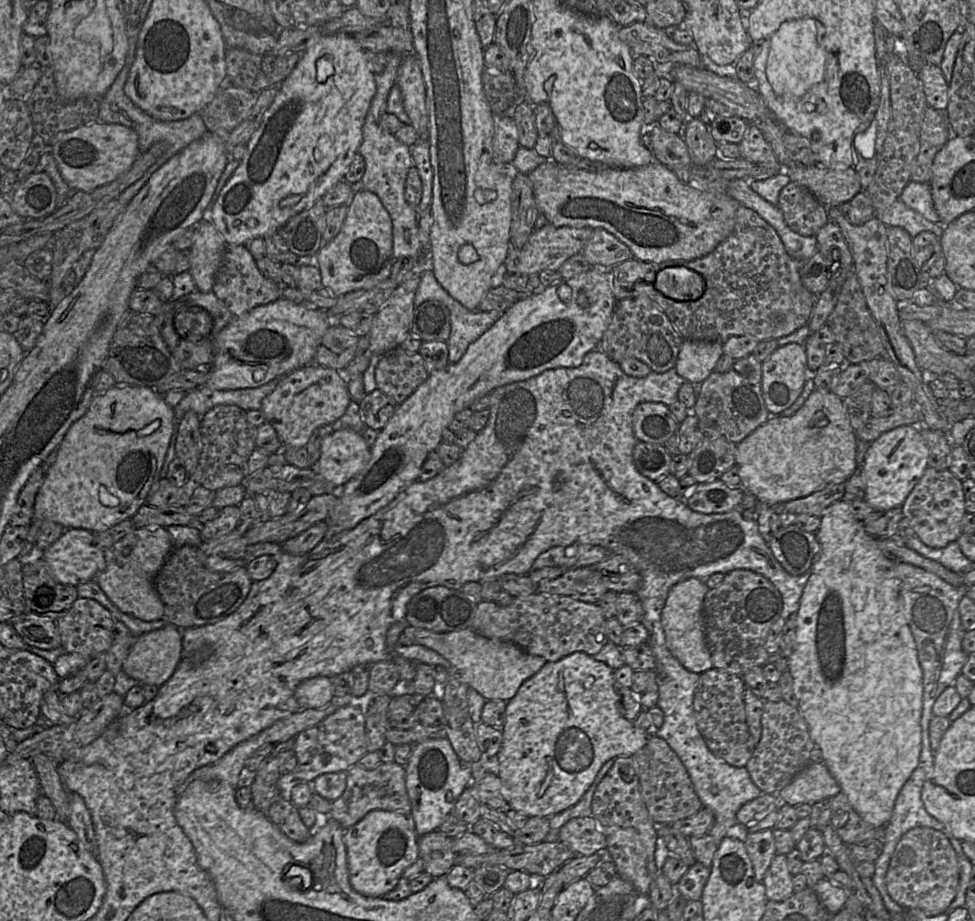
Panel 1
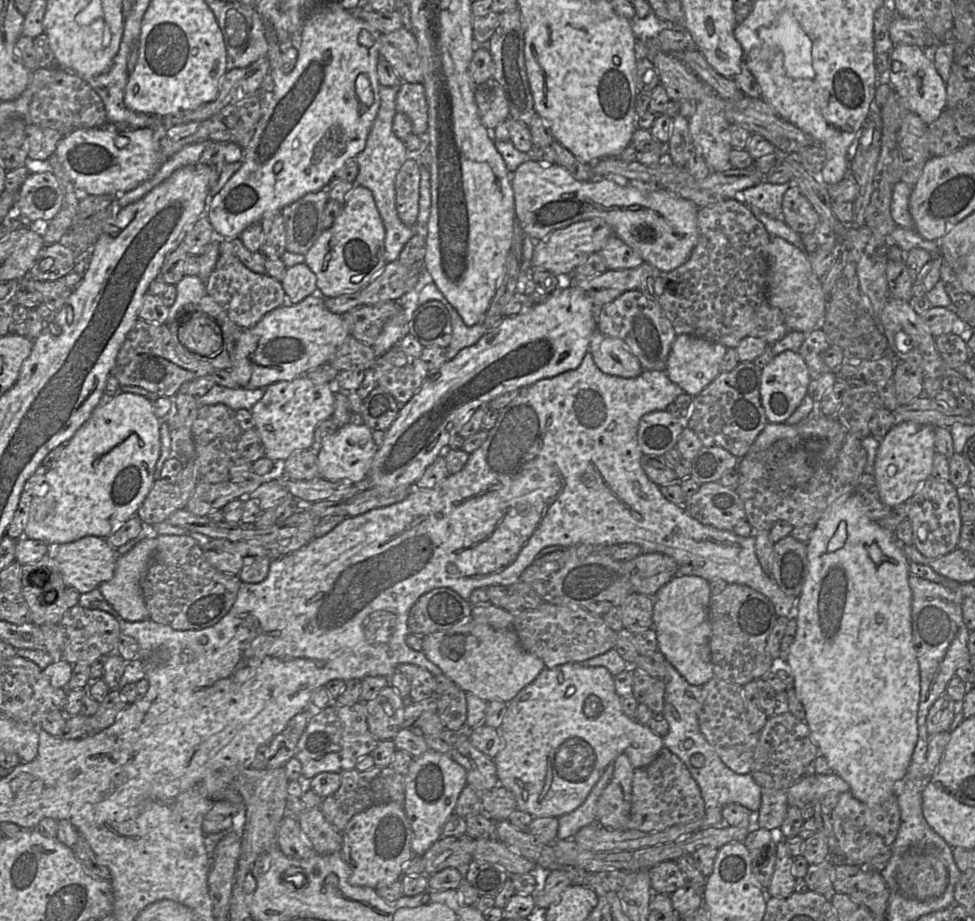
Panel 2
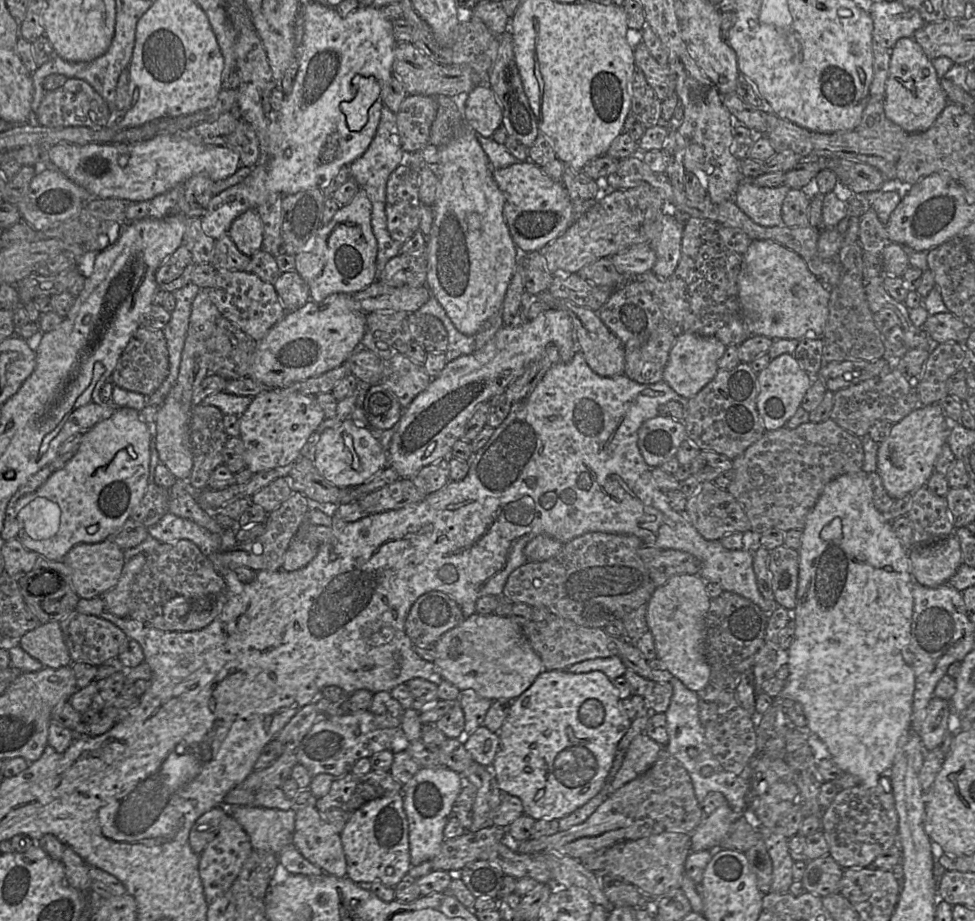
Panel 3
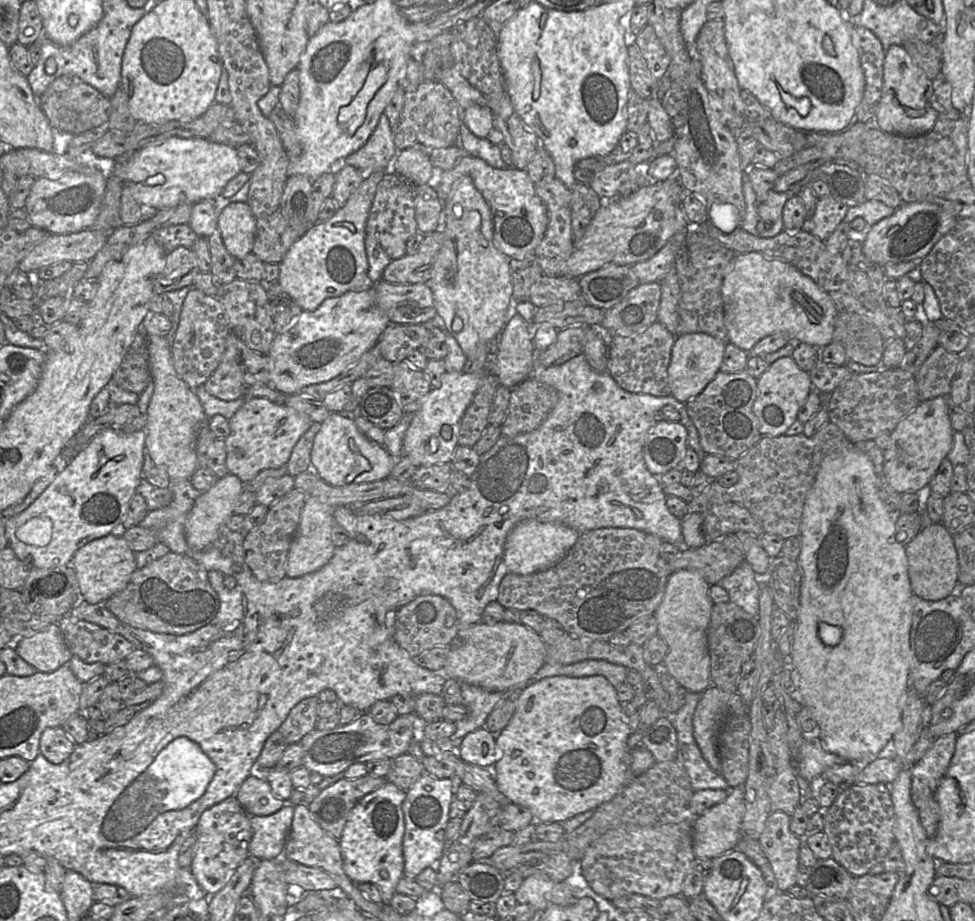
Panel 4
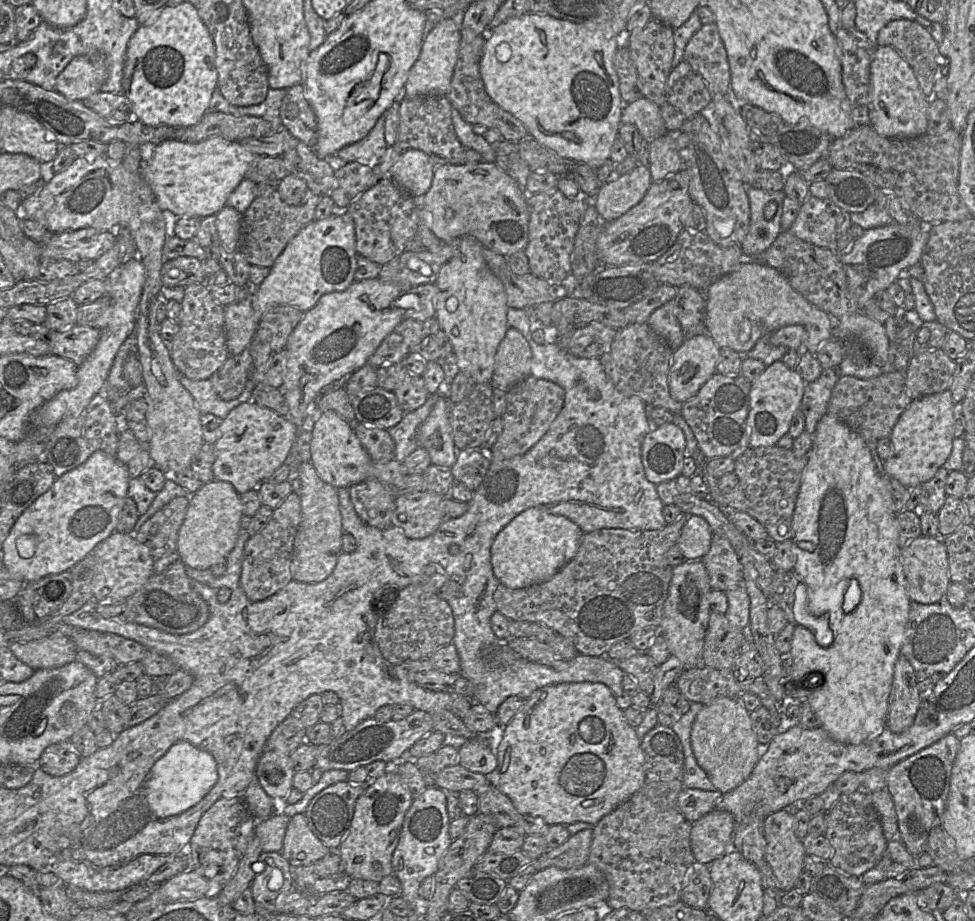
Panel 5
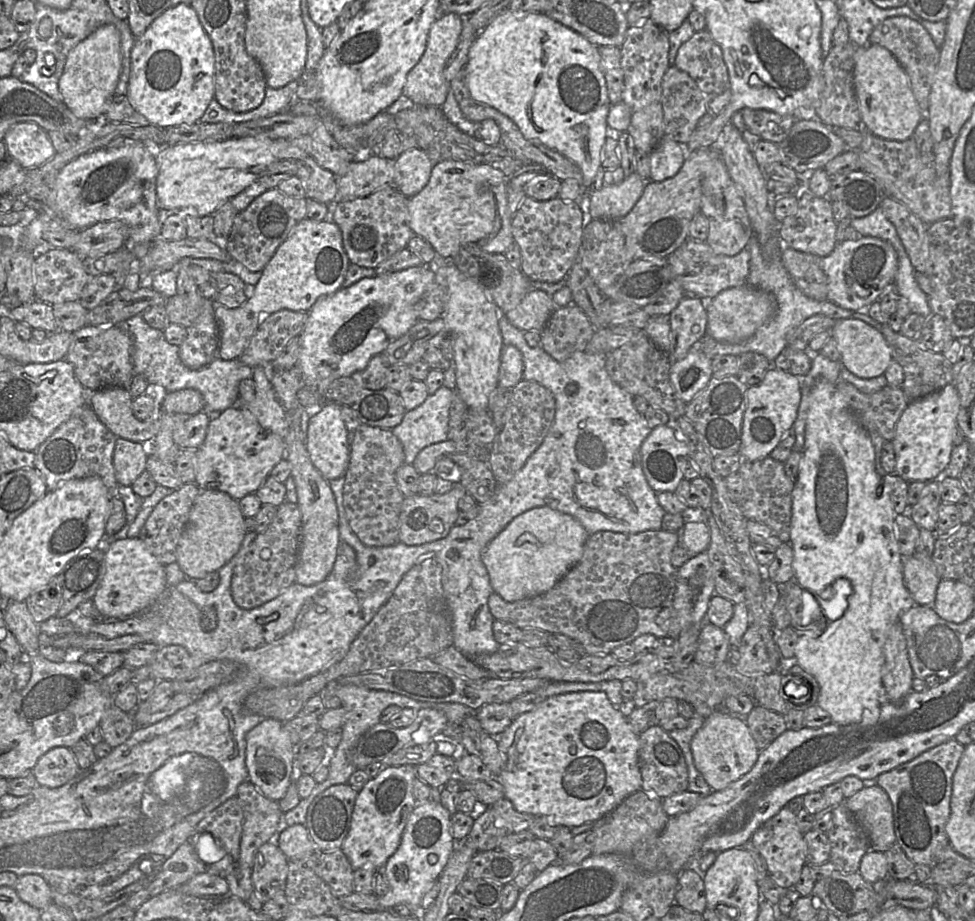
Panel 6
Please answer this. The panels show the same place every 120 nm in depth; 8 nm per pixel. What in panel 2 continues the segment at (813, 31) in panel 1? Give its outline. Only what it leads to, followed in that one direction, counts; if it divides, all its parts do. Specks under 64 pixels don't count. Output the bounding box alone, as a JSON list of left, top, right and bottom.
[758,9,814,79]

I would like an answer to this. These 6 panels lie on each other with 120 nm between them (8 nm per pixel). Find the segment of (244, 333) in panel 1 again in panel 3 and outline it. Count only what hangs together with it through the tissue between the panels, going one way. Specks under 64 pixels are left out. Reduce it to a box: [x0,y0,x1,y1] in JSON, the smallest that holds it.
[248,293,366,388]

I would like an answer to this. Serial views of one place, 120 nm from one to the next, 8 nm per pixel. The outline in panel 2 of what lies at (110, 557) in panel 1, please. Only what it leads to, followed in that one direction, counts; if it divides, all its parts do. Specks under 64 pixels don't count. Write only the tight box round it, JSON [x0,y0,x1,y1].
[99,534,158,622]

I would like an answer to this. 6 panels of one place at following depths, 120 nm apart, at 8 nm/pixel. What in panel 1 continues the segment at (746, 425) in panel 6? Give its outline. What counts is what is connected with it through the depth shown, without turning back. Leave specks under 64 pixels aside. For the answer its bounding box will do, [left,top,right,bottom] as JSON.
[762,346,808,414]

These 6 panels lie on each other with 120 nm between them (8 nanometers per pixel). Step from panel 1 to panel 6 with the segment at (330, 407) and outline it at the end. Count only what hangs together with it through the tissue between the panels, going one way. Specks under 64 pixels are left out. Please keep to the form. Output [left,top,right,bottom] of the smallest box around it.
[195,408,286,501]

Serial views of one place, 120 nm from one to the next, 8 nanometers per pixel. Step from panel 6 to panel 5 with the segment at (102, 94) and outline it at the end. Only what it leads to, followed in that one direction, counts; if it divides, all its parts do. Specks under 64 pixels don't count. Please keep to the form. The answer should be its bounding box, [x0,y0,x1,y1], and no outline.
[55,54,108,101]

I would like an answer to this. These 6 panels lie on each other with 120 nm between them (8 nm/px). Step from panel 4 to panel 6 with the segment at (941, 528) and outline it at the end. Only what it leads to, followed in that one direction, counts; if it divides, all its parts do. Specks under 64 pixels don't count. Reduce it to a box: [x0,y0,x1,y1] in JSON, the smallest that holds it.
[903,552,941,606]

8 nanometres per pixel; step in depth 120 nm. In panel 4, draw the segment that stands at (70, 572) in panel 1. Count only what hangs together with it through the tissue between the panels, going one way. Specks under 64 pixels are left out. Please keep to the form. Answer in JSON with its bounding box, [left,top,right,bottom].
[71,525,137,604]

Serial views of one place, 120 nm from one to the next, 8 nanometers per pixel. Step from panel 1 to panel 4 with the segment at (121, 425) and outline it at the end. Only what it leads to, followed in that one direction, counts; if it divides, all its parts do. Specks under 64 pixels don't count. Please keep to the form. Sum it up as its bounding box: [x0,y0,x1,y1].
[5,427,145,568]

